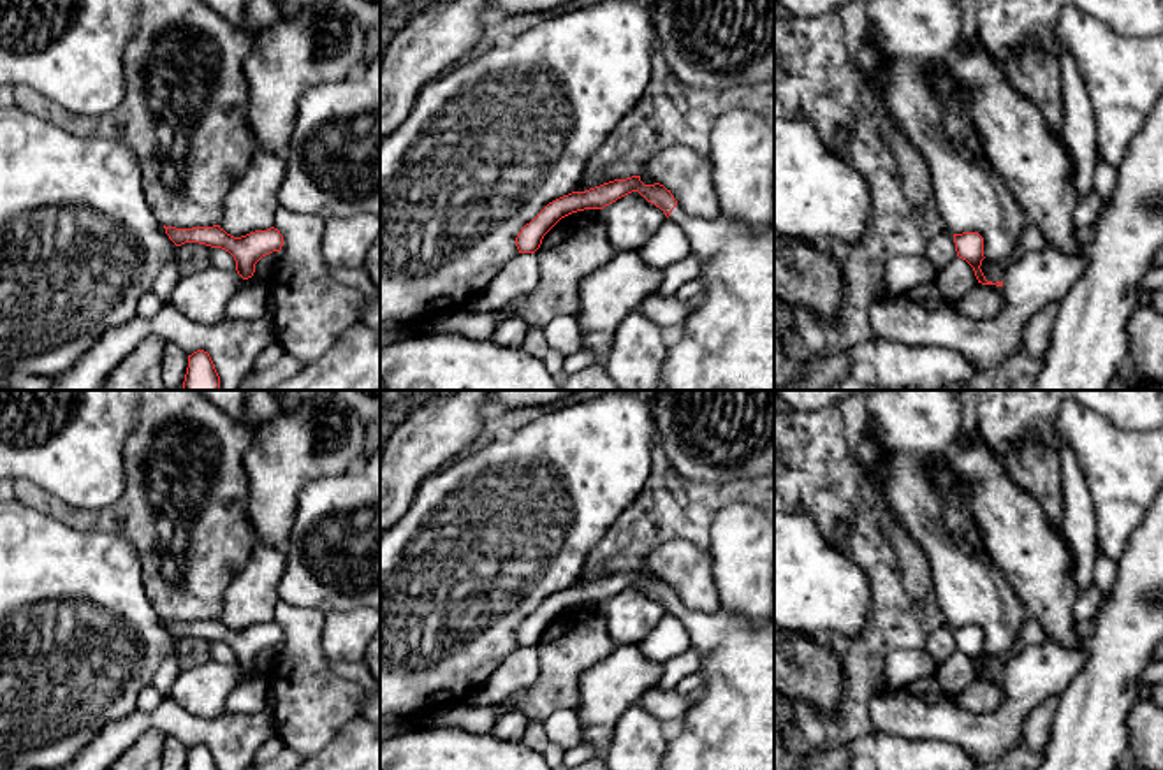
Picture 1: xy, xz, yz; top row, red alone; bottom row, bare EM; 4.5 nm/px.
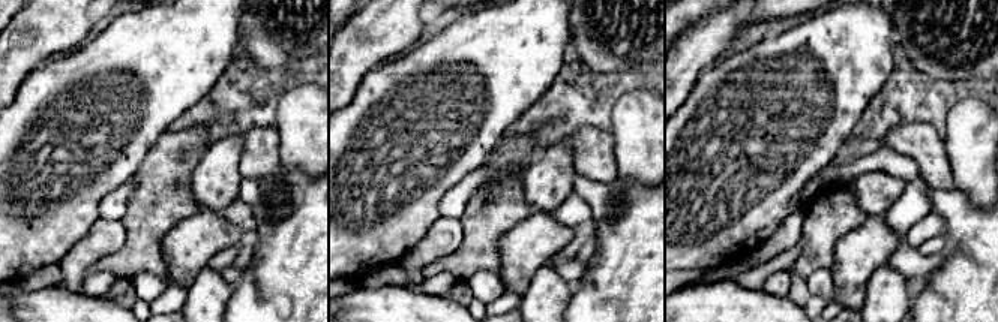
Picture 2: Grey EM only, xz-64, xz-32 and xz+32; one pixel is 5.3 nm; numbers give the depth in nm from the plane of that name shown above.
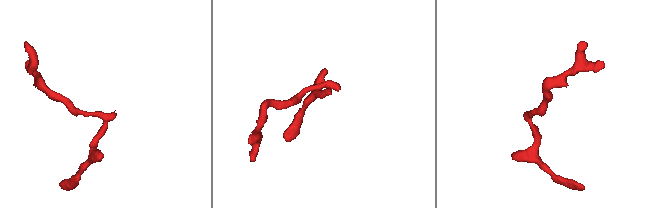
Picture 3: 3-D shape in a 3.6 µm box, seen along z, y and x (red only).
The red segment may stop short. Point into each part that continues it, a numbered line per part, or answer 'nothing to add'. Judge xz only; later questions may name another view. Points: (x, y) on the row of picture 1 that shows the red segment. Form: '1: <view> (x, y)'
1: xz (727, 343)

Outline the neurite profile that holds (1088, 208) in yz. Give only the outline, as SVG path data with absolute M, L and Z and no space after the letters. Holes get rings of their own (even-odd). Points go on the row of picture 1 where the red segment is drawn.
M1094 190L1089 195L1079 197L1073 213L1077 227L1093 225L1100 214L1100 209L1100 197Z

